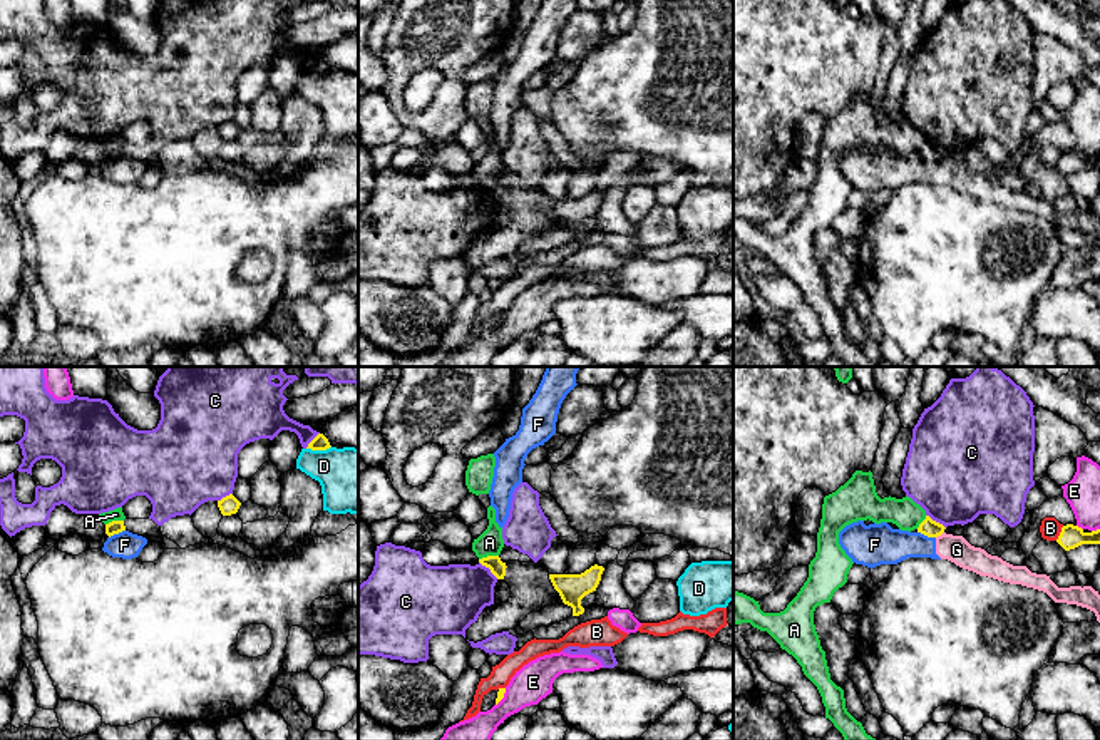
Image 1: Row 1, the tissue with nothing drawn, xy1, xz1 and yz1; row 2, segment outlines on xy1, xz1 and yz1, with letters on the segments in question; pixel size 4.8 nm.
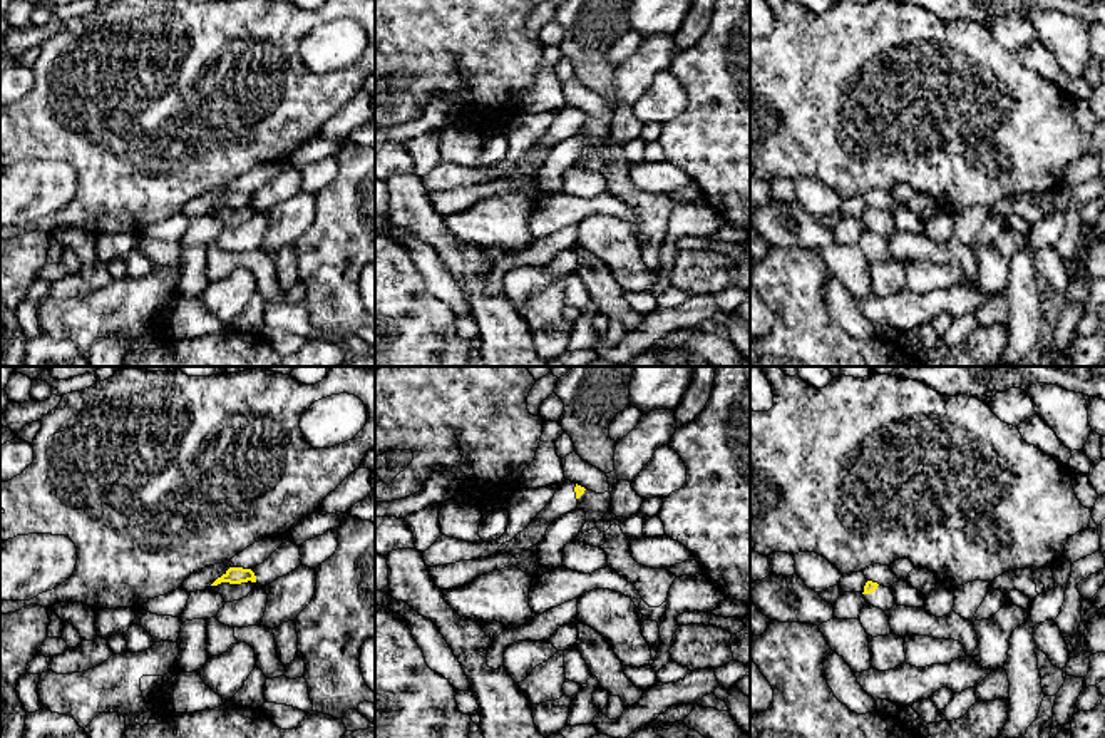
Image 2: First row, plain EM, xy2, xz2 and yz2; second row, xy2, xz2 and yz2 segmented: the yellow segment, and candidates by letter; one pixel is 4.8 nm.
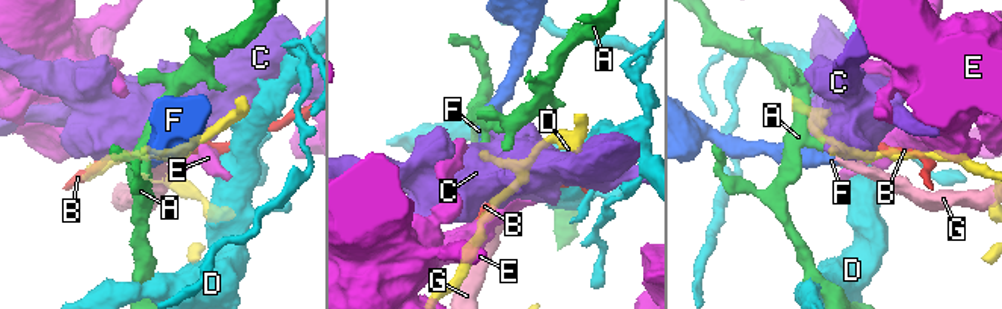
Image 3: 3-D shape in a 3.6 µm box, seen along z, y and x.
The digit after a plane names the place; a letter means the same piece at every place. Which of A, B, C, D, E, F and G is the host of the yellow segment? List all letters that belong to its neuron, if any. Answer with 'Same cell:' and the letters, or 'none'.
Same cell: none

